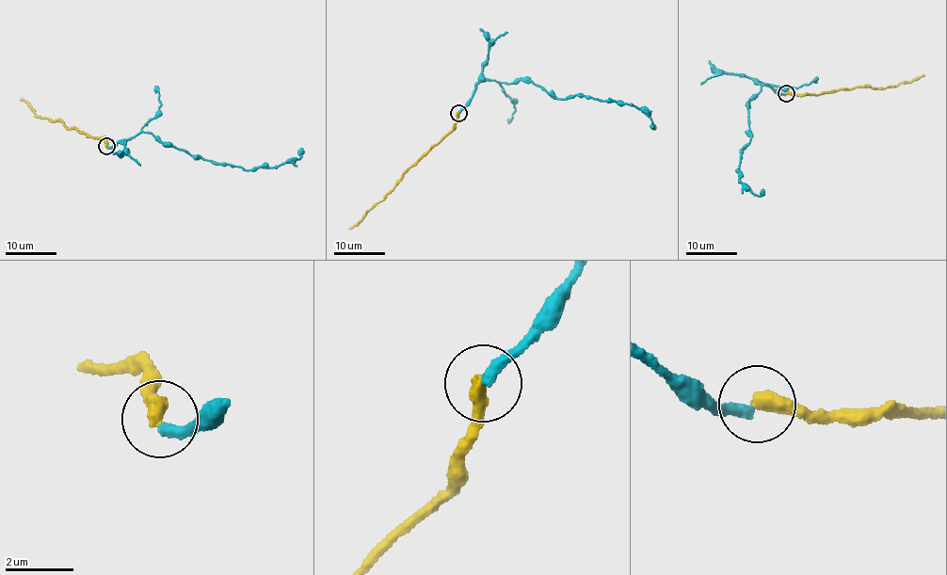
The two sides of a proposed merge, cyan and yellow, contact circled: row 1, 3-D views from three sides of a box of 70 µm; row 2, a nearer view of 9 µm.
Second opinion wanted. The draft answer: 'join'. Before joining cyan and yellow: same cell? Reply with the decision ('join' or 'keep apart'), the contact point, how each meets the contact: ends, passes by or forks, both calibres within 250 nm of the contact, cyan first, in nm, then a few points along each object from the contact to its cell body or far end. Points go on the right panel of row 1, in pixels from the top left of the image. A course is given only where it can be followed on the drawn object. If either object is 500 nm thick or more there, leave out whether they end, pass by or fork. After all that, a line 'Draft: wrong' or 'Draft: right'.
keep apart; at (786, 93); cyan ends there; yellow ends there; 320 nm thick on the cyan side, 480 nm on the other; cyan runs (786, 93), (759, 83), (760, 91), (748, 106), (750, 140), (743, 149), (738, 182), (758, 196), (762, 189); yellow runs (786, 93), (816, 94), (841, 87), (849, 89), (866, 86), (879, 88), (910, 81), (923, 73)
Draft: wrong

